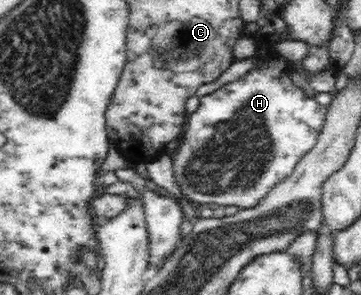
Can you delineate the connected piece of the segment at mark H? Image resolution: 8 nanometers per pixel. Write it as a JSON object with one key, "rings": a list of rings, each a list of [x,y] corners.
{"rings":[[[264,55],[260,61],[265,66],[224,85],[215,93],[200,97],[200,106],[187,117],[183,130],[186,137],[180,137],[182,145],[173,167],[176,183],[190,202],[253,208],[277,183],[284,181],[316,145],[325,123],[326,108],[298,89],[288,75],[282,75],[286,69],[284,59],[278,61]]]}

